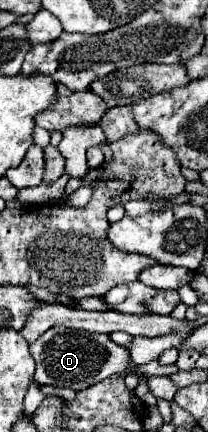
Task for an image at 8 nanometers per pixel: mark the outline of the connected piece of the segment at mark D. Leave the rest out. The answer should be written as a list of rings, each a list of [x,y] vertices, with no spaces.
[[[56,326],[56,328],[46,330],[36,342],[30,344],[30,354],[36,362],[34,380],[38,384],[84,390],[110,376],[126,378],[128,374],[136,374],[138,380],[144,380],[148,384],[150,392],[156,398],[164,398],[170,402],[178,390],[176,384],[168,376],[148,376],[144,372],[138,372],[136,364],[130,358],[130,352],[124,346],[114,344],[106,334],[94,334],[86,330],[70,330],[64,326]]]

